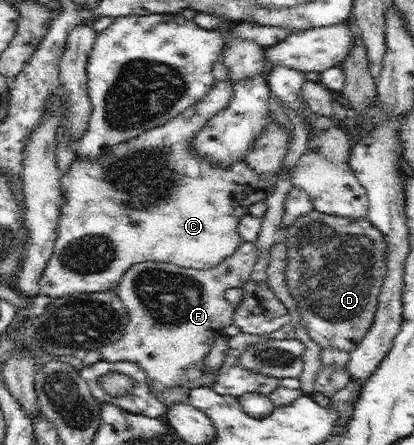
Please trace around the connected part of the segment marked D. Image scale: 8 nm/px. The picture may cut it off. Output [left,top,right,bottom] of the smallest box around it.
[285,209,387,352]

